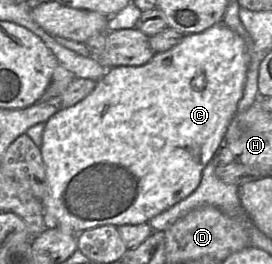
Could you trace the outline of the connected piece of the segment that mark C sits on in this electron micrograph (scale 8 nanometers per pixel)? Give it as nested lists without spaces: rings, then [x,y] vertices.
[[[220,22],[201,33],[185,35],[176,46],[156,53],[144,65],[106,68],[106,75],[98,80],[96,87],[86,98],[73,106],[58,110],[45,123],[40,151],[46,169],[46,194],[41,202],[47,229],[58,228],[66,234],[80,234],[104,225],[120,227],[144,224],[190,196],[199,186],[204,168],[224,145],[227,128],[237,114],[238,103],[243,97],[248,64],[245,40]]]

